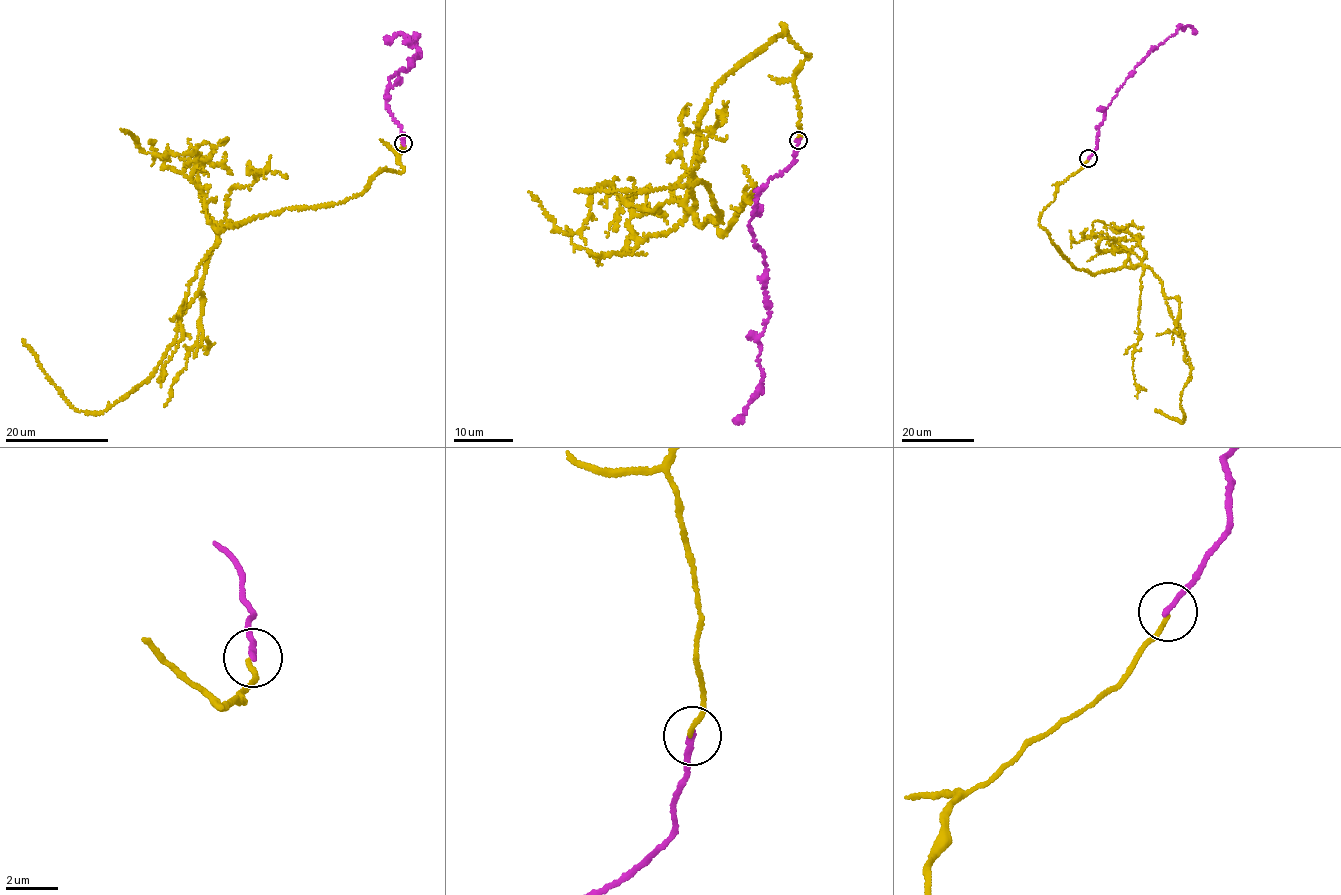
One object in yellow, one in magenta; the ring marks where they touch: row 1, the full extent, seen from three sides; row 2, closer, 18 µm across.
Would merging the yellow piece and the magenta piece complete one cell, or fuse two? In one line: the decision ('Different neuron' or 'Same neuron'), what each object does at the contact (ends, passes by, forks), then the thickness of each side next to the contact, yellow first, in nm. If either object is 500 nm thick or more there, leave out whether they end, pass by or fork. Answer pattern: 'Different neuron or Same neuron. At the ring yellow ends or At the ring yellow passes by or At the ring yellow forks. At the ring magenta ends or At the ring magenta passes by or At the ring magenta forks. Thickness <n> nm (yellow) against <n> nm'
Different neuron. At the ring yellow ends. At the ring magenta ends. Thickness 160 nm (yellow) against 200 nm

